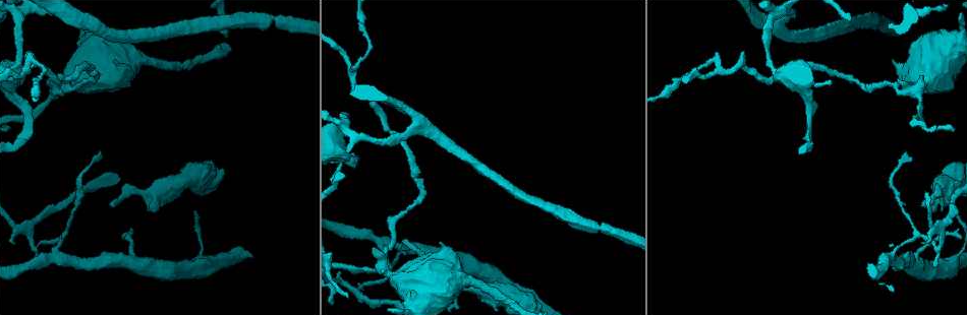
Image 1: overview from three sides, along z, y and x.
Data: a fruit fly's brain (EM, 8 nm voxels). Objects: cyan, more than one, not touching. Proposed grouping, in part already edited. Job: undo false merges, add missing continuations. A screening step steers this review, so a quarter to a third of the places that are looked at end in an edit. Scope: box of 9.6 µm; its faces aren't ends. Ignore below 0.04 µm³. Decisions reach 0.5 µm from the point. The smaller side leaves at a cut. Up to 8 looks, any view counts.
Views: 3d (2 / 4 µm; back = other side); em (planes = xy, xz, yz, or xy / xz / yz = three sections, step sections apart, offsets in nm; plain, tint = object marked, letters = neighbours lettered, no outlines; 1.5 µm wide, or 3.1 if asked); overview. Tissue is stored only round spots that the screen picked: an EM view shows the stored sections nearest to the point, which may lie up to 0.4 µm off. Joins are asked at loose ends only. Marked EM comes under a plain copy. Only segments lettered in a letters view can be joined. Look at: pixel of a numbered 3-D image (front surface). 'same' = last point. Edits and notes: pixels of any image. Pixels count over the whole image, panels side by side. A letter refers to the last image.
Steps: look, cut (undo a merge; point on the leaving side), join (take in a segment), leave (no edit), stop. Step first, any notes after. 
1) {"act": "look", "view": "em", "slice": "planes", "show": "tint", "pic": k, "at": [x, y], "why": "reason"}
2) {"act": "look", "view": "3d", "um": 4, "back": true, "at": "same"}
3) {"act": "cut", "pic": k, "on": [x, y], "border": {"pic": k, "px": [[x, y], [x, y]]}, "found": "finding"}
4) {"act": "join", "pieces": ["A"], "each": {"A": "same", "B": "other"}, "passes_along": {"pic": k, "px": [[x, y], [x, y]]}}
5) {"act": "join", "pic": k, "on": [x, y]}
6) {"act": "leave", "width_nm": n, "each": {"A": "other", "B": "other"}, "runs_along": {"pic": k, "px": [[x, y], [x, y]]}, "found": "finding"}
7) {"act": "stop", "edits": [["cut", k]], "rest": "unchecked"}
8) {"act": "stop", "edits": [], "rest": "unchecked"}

{"act": "look", "view": "em", "slice": "xy", "step": 4, "show": "tint", "pic": 1, "at": [880, 17], "why": "sudden change in width"}

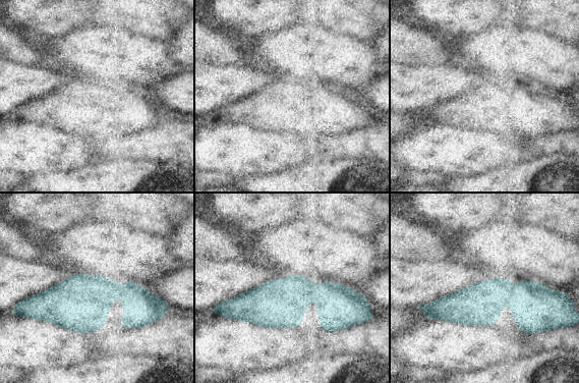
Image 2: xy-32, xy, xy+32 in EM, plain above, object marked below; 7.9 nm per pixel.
{"act": "look", "view": "em", "slice": "planes", "show": "letters", "at": "same", "why": "another direction"}

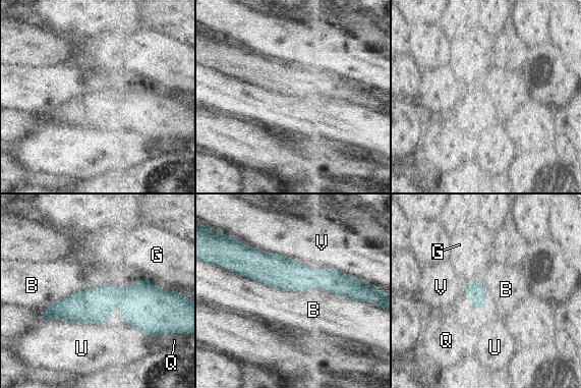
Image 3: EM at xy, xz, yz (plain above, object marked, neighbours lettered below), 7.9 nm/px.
{"act": "leave", "width_nm": 140, "longest_contact_nm": ["B", 1100], "each": {"B": "other", "G": "other", "Q": "other", "U": "other", "V": "other"}, "found": "one neuron here"}

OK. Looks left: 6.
{"act": "look", "view": "em", "slice": "planes", "show": "letters", "pic": 1, "at": [111, 206], "why": "an open end"}

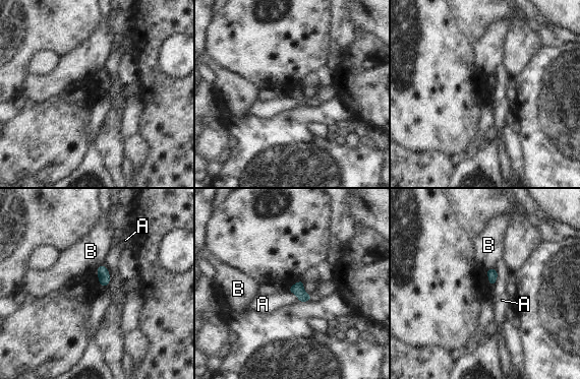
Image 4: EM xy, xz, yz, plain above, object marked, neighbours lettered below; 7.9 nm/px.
{"act": "leave", "each": {"A": "other", "B": "other"}, "found": "none of them fits"}

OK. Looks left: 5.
{"act": "look", "view": "3d", "um": 4, "pic": 1, "at": [810, 144], "why": "a narrow waist"}

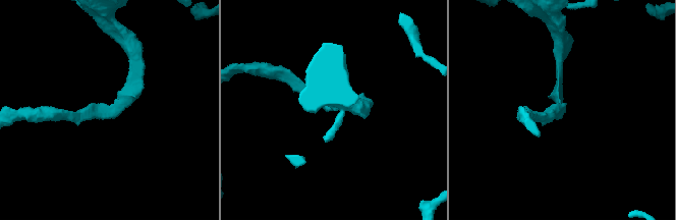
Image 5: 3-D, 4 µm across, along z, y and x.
{"act": "look", "view": "em", "slice": "planes", "show": "letters", "pic": 5, "at": [115, 107]}

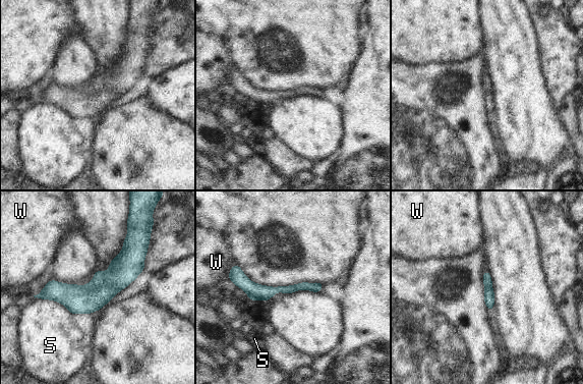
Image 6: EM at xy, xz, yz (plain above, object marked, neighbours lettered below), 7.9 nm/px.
{"act": "leave", "each": {"S": "other", "W": "other"}, "runs_along": {"pic": 6, "px": [[129, 236], [95, 293], [41, 295]]}, "found": "one neuron here"}

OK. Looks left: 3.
{"act": "stop", "edits": [], "rest": "unchecked"}

